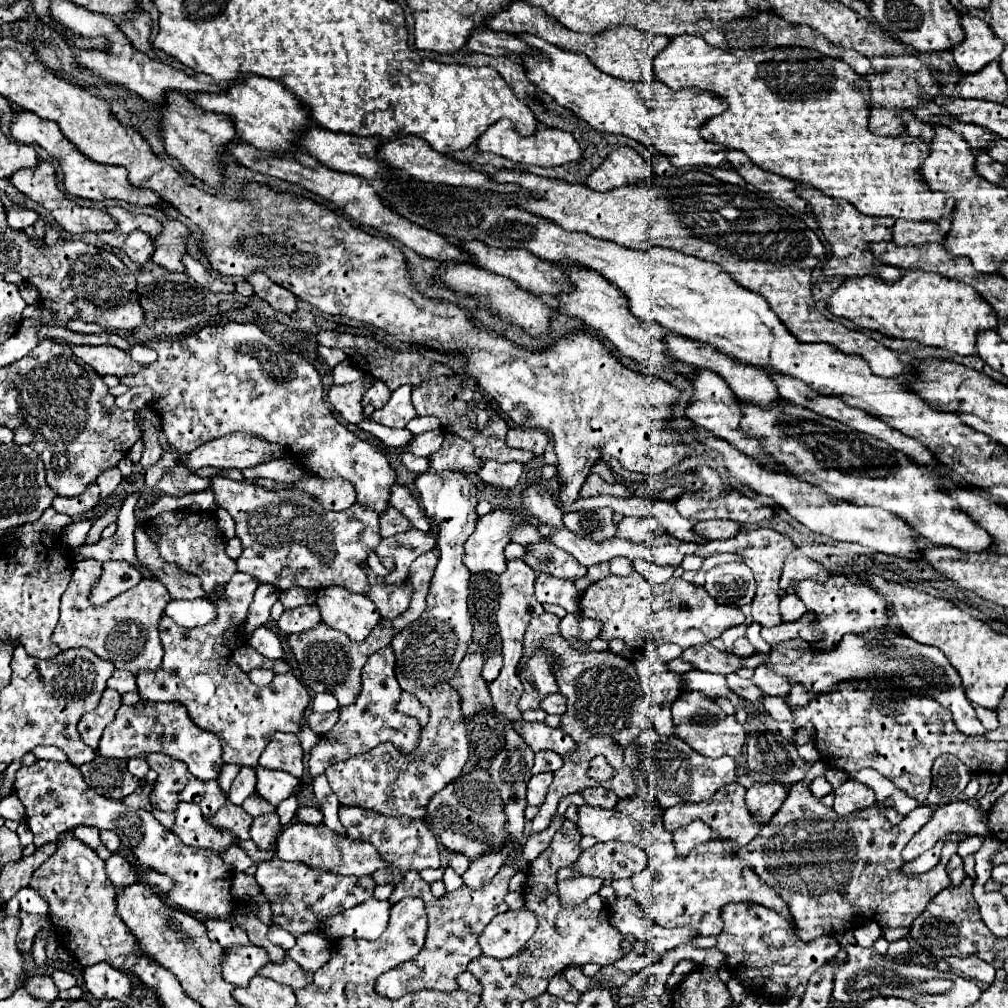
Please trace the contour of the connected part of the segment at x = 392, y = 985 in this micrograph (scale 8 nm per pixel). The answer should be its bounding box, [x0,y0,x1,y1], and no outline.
[377,863,515,999]

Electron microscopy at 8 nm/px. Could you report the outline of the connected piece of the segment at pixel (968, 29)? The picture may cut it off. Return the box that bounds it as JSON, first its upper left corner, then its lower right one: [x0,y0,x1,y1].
[951,13,1003,73]

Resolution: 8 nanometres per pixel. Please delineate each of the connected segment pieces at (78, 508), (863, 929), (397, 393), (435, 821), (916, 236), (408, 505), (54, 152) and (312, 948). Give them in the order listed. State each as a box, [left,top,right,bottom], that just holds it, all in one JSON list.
[[53,483,99,517],[853,921,881,947],[371,385,415,427],[427,769,505,859],[893,217,951,245],[389,483,429,529],[9,109,161,205],[287,931,331,971]]

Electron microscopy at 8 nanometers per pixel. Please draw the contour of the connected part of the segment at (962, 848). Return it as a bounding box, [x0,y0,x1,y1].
[959,836,983,857]

